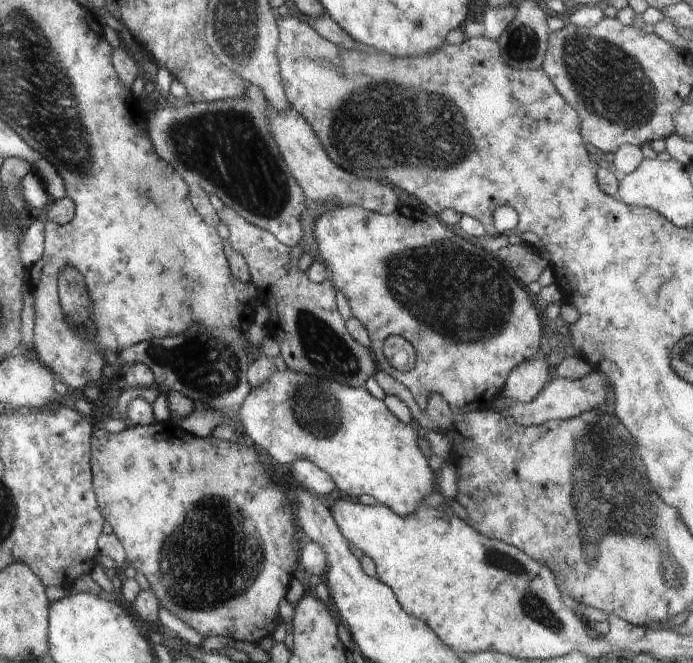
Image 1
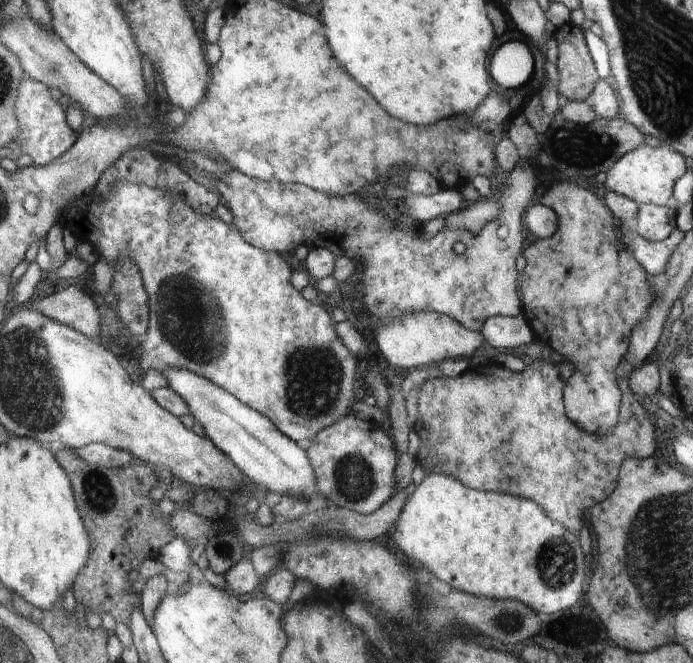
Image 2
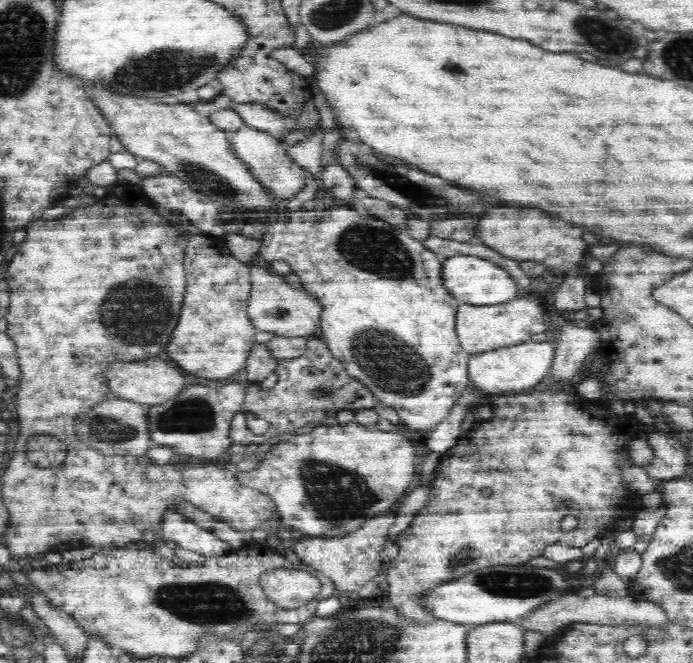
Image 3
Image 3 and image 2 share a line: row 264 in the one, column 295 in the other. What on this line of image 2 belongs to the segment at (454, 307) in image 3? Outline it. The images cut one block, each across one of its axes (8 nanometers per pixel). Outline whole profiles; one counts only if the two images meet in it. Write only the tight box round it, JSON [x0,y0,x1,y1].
[59,183,356,442]

